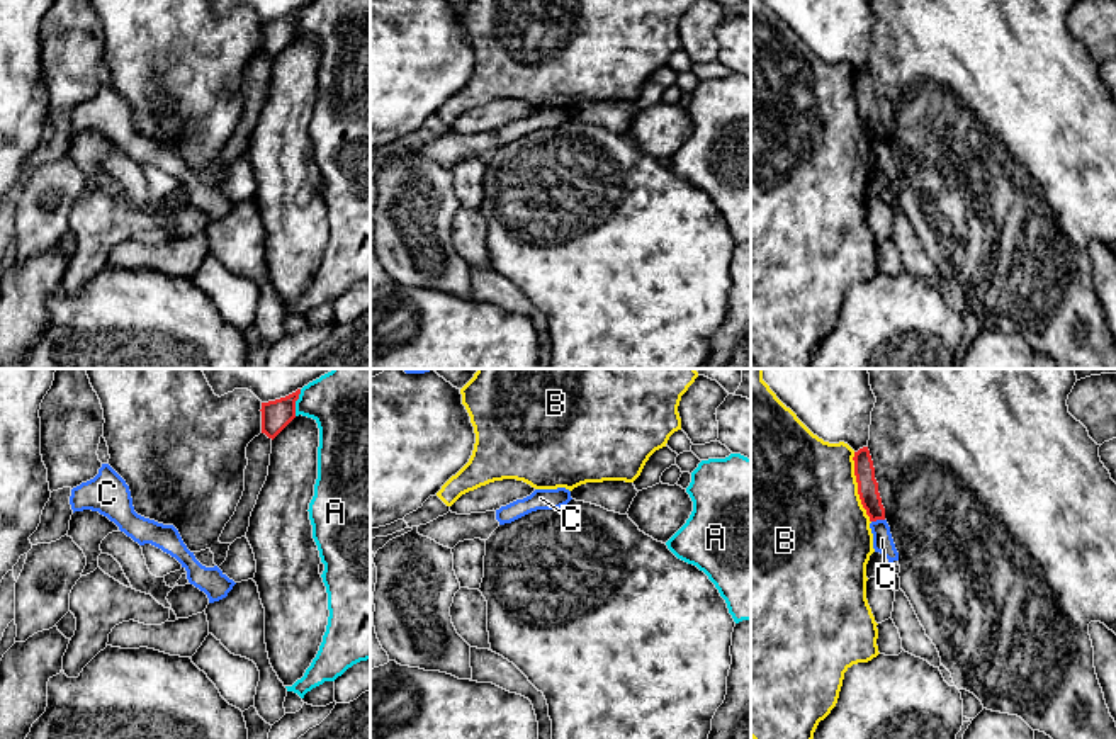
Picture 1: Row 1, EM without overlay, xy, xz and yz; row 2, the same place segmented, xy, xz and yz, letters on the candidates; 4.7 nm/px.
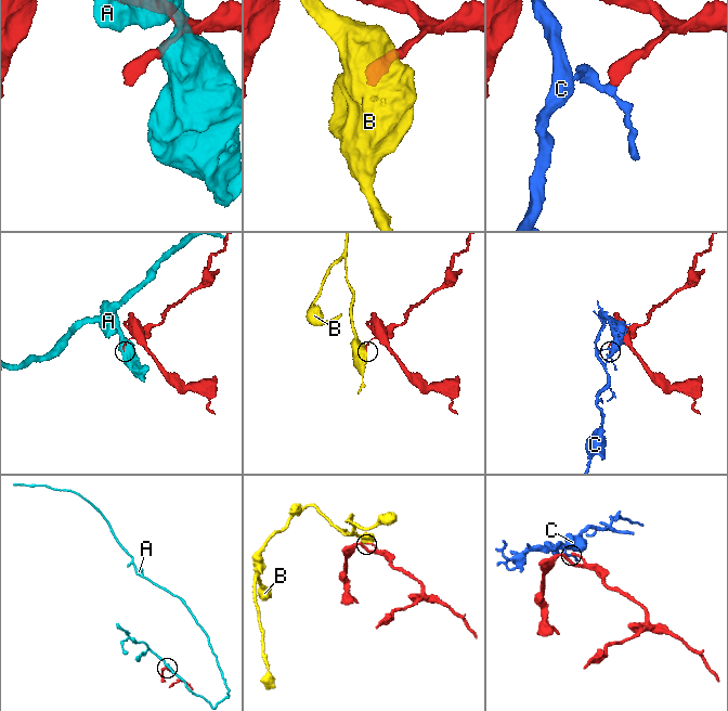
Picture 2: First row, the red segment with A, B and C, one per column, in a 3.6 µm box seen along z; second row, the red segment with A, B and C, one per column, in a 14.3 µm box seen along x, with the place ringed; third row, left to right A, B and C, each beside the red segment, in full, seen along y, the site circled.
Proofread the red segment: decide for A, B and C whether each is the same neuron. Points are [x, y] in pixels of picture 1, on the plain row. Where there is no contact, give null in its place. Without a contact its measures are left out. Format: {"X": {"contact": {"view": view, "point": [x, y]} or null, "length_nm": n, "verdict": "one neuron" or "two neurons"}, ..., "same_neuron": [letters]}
{"A": {"contact": {"view": "xy", "point": [294, 22]}, "length_nm": 130, "verdict": "two neurons"}, "B": {"contact": {"view": "yz", "point": [858, 107]}, "length_nm": 340, "verdict": "two neurons"}, "C": {"contact": {"view": "yz", "point": [877, 138]}, "length_nm": 70, "verdict": "two neurons"}, "same_neuron": []}

